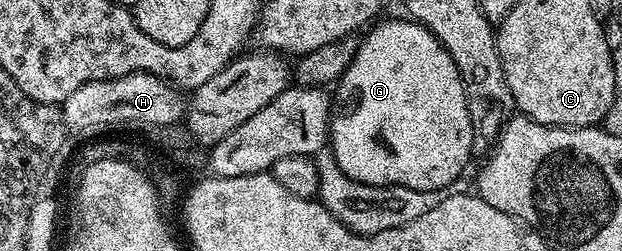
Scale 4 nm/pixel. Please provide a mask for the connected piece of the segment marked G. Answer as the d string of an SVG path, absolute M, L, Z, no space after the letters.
M410 18L402 19L380 19L366 29L367 37L359 40L353 62L337 81L341 95L347 96L350 92L355 95L355 108L349 109L344 116L332 115L329 147L341 170L359 183L375 187L395 185L412 190L441 190L462 177L467 163L473 159L471 147L475 135L465 102L463 79L445 46L439 44L425 25Z

